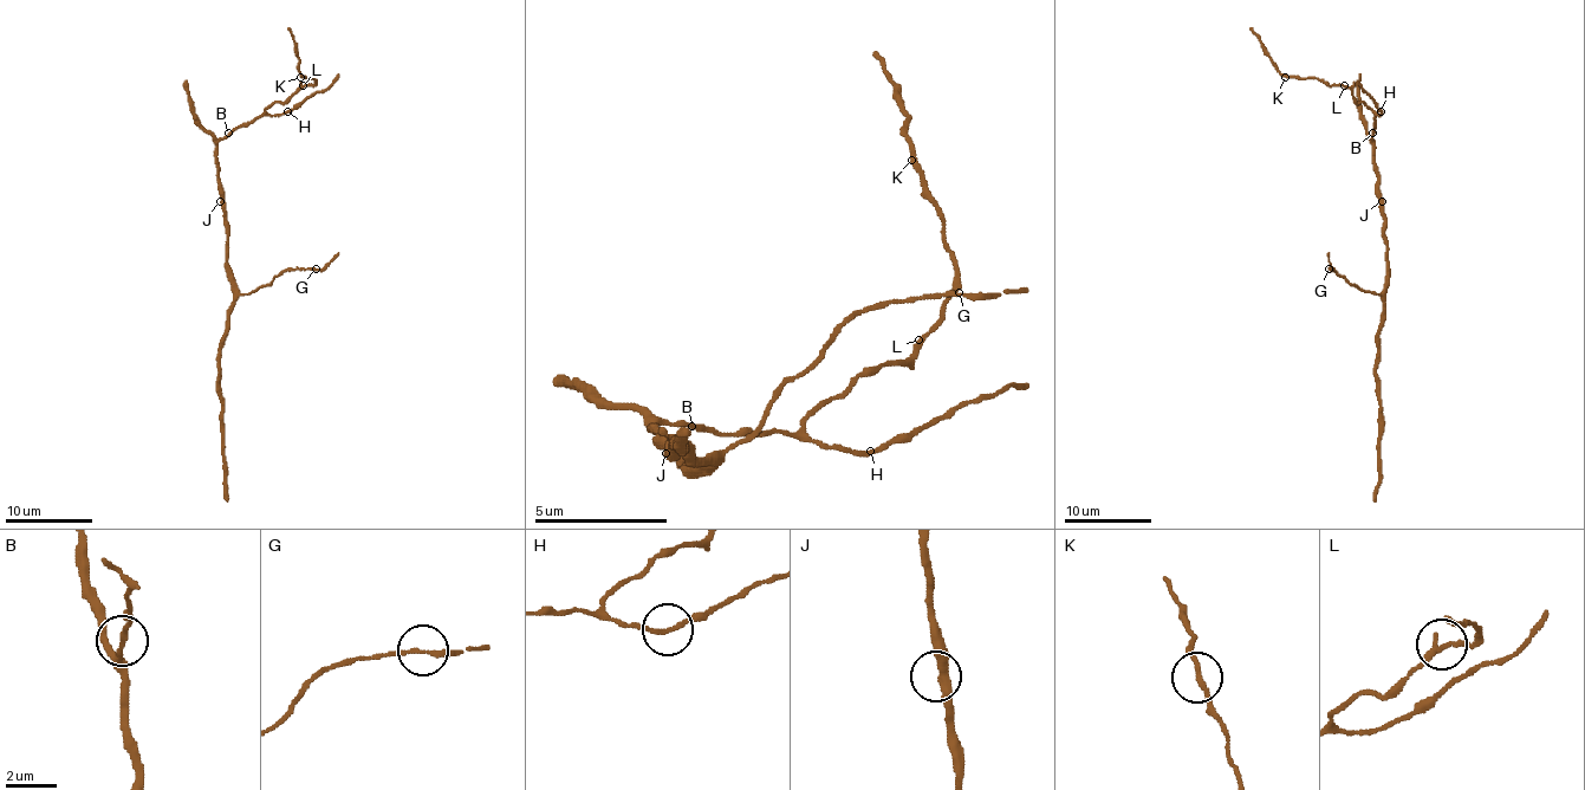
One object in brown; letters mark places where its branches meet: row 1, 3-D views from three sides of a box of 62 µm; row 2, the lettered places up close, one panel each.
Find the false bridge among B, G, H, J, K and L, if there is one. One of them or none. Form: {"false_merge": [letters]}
{"false_merge": []}

